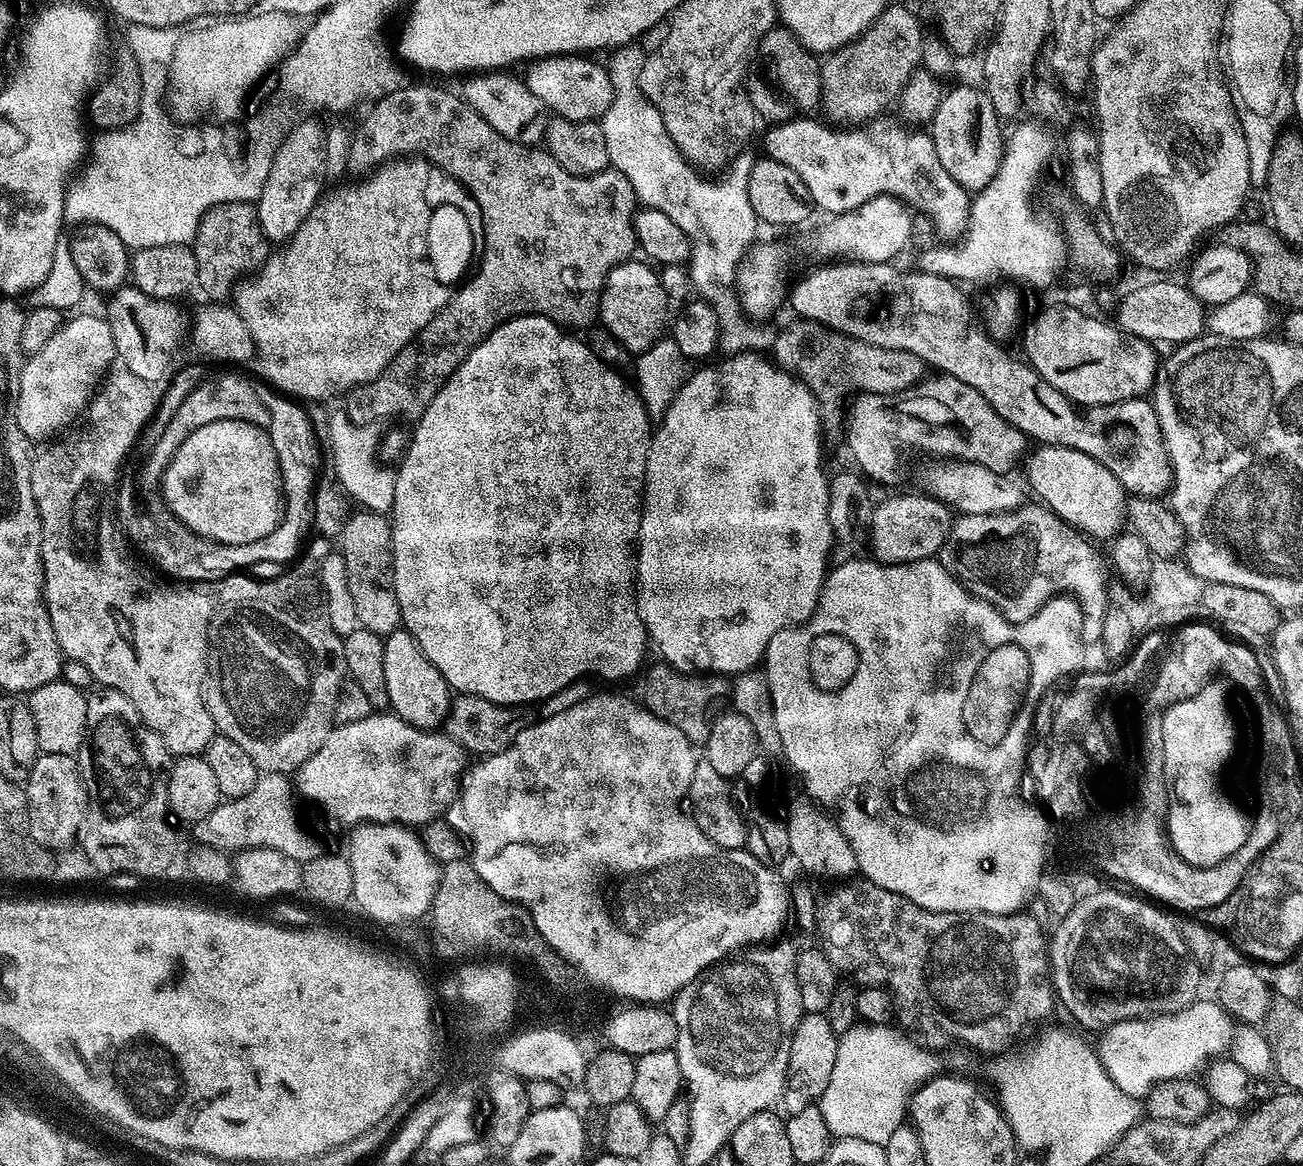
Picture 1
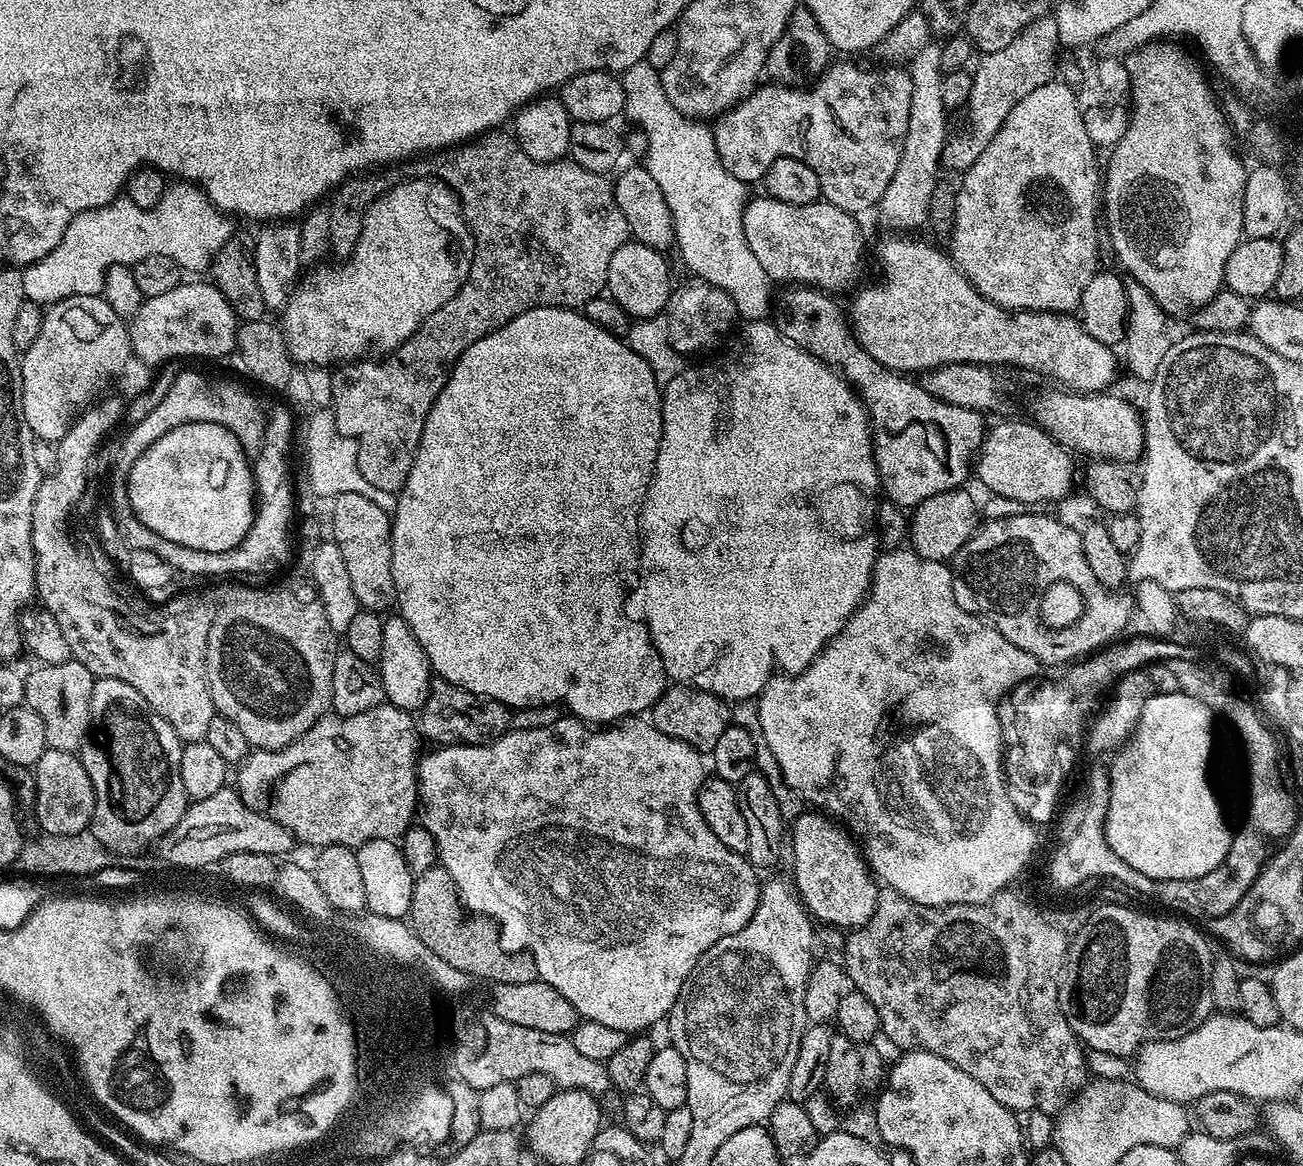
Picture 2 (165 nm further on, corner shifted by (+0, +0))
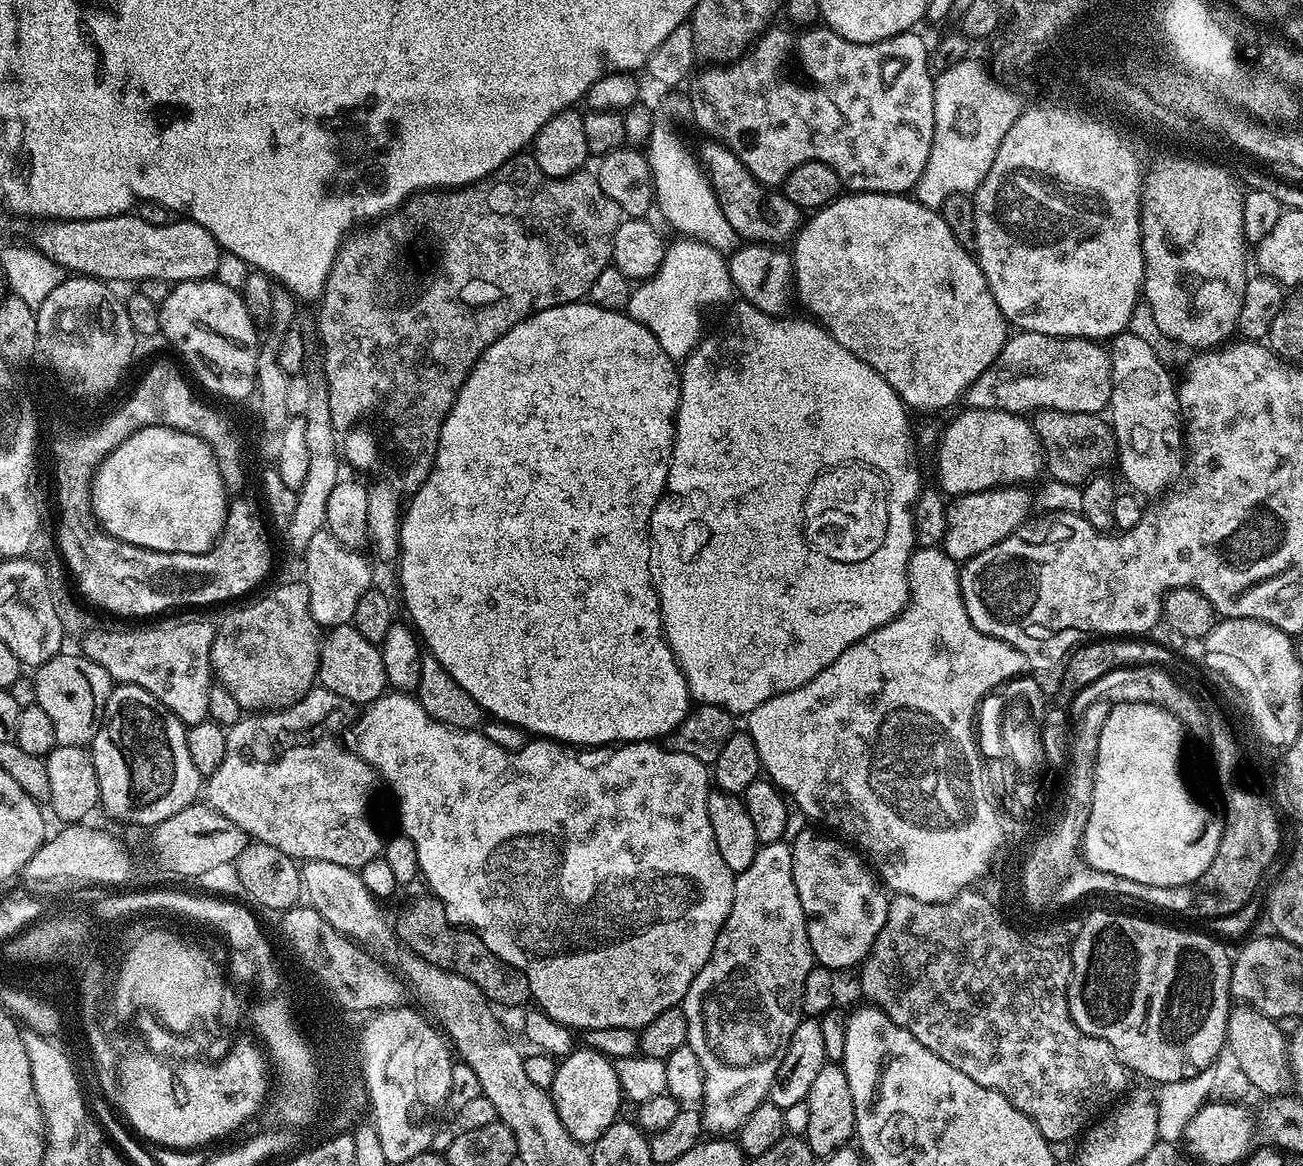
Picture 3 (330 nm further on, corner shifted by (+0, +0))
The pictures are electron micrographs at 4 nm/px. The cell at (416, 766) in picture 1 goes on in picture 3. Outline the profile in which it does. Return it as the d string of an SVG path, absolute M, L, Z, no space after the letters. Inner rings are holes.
M313 686L303 698L288 708L265 711L263 714L245 715L232 728L227 729L226 758L222 758L222 766L218 766L218 770L214 770L214 774L207 777L206 796L208 792L208 797L206 797L206 803L208 807L215 810L215 812L222 813L226 818L230 818L230 822L234 822L242 831L248 833L253 841L266 846L274 846L274 850L282 850L282 854L291 856L297 862L310 860L334 862L338 866L346 866L357 870L362 866L366 866L366 862L370 862L383 853L385 837L380 836L379 830L372 825L372 820L368 817L368 803L372 800L372 791L376 788L376 782L378 784L378 772L360 756L359 752L353 750L349 745L348 749L340 741L340 731L348 723L349 727L357 719L357 716L357 709L350 701L346 698L338 698L338 694L319 686Z

